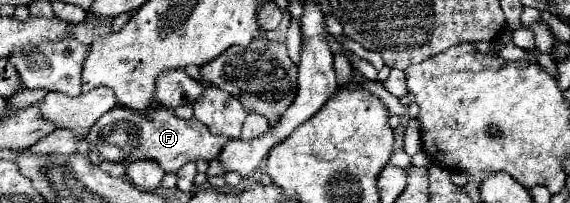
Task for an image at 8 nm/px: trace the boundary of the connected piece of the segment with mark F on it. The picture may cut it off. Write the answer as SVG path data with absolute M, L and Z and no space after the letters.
M113 107L91 127L91 131L87 135L87 143L89 143L87 157L97 167L101 167L103 171L107 171L115 177L123 177L127 171L127 165L137 159L153 159L167 173L175 173L187 161L217 159L227 141L229 141L229 137L211 135L209 129L195 119L175 117L175 113L171 109L159 109L153 115L153 121L147 121L147 117L139 117L139 113L131 113L121 107Z

